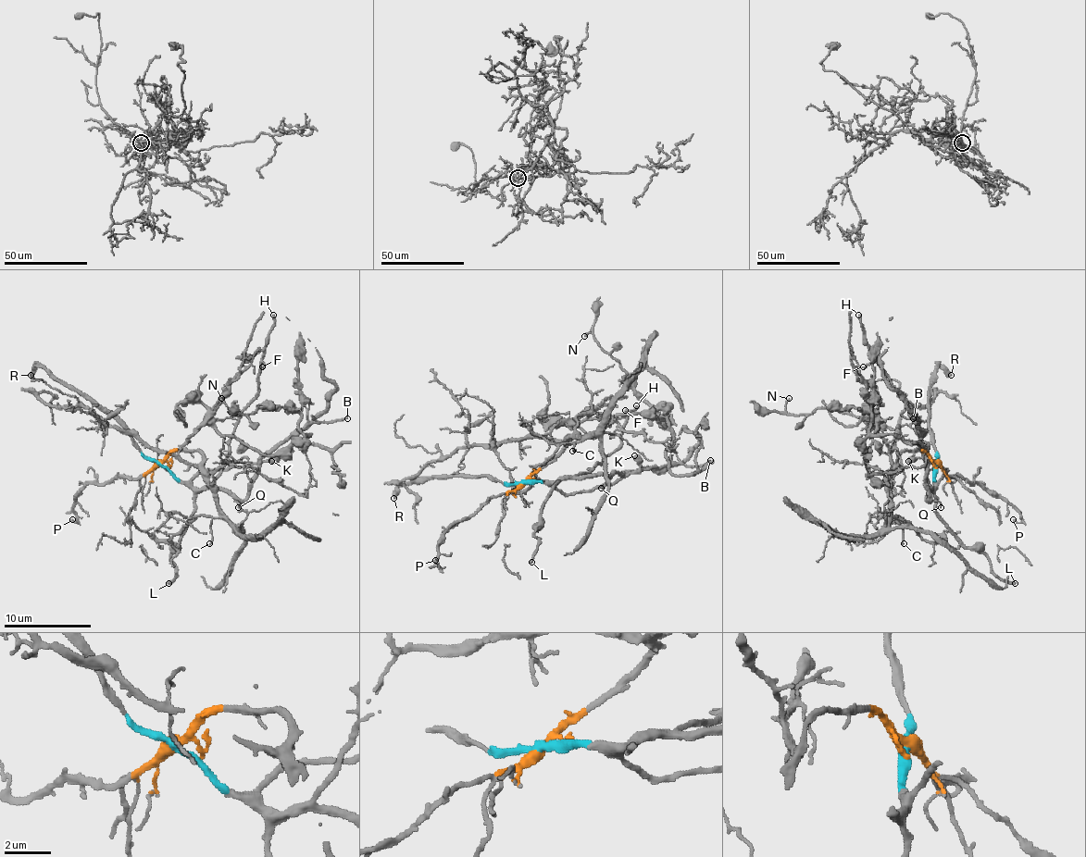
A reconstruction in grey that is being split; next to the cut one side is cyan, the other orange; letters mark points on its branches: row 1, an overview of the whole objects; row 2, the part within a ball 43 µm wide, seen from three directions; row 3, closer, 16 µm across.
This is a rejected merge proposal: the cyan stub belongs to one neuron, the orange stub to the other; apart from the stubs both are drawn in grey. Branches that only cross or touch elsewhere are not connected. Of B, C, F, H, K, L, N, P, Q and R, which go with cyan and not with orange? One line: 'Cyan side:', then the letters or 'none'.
Cyan side: B, F, H, K, L, Q, R

